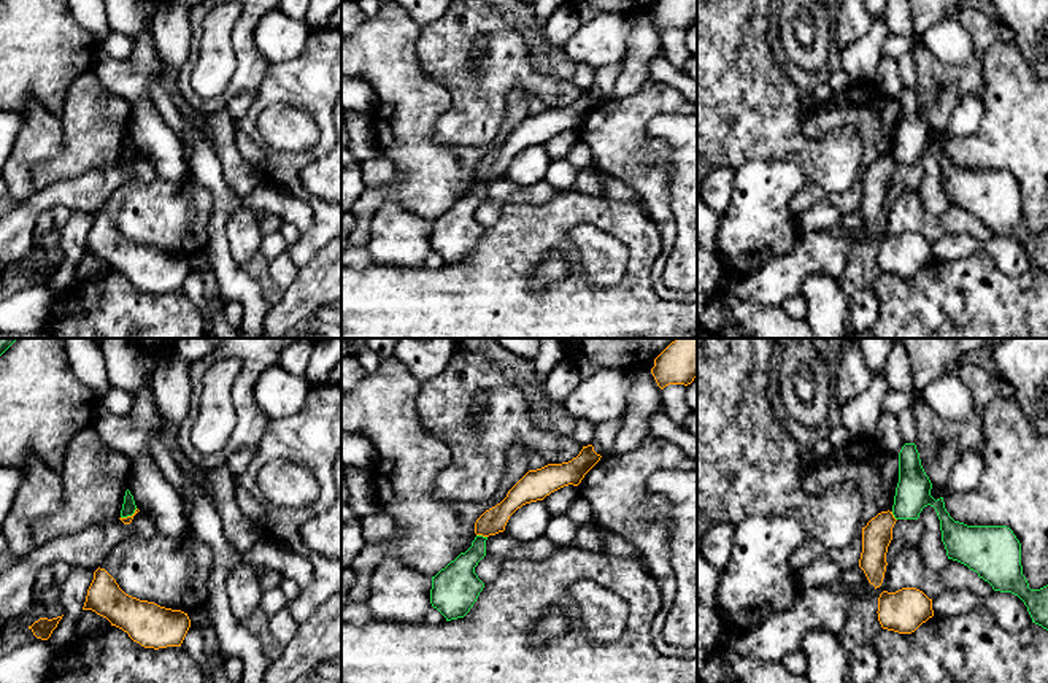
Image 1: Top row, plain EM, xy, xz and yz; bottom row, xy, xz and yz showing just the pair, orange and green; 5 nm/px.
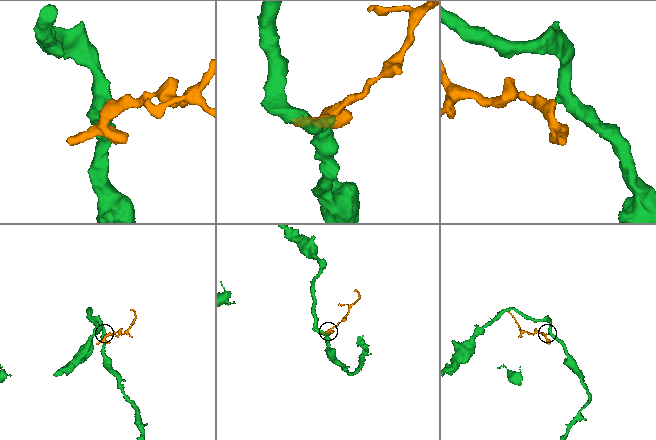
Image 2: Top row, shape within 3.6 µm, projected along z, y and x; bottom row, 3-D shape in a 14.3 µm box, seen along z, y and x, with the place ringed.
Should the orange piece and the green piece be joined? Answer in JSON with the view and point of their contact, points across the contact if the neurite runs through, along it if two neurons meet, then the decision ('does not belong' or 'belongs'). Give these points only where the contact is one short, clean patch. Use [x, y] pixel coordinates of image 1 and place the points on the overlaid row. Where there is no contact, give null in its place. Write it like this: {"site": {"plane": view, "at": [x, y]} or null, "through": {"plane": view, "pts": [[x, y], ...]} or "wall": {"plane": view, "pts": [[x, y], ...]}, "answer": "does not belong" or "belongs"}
{"site": {"plane": "xz", "at": [481, 534]}, "wall": {"plane": "xz", "pts": [[477, 534], [486, 537]]}, "answer": "does not belong"}

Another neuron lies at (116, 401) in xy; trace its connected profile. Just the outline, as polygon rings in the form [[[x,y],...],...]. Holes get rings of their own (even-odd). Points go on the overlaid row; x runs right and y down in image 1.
[[[110,386],[98,408],[105,408],[111,415],[125,415],[130,411],[132,403],[133,397],[127,391]]]

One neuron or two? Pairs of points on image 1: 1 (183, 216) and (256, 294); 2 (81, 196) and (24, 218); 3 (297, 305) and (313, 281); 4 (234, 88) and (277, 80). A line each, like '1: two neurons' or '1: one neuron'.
1: two neurons
2: one neuron
3: one neuron
4: two neurons

